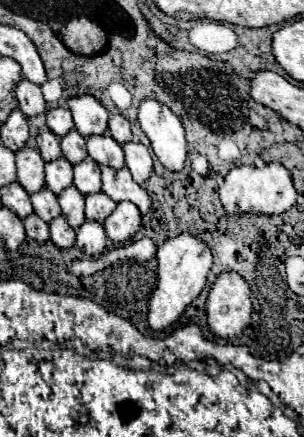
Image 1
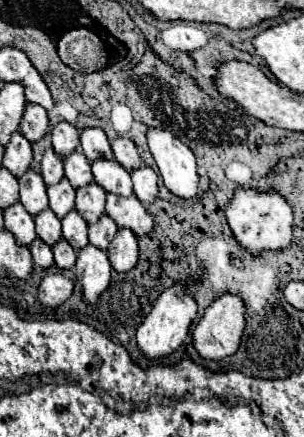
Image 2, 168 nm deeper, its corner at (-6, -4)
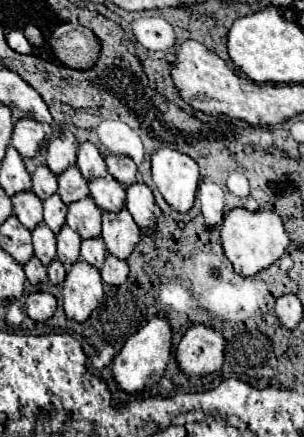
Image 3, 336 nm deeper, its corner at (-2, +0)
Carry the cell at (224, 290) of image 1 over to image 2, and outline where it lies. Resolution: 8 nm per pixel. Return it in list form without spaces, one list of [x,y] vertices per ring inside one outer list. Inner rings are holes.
[[[224,293],[218,299],[214,299],[212,305],[206,307],[202,321],[194,329],[194,347],[198,349],[198,353],[204,359],[220,361],[220,359],[236,353],[236,349],[240,347],[244,327],[246,327],[246,305],[244,305],[244,301],[238,295]]]

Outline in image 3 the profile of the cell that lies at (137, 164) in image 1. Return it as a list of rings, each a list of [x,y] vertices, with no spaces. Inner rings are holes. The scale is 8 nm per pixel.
[[[134,183],[126,187],[126,209],[130,211],[142,233],[154,233],[154,195],[144,183]]]

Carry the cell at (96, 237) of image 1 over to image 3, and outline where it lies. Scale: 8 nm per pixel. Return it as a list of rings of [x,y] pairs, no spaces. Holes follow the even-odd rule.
[[[76,261],[62,285],[64,313],[68,319],[84,323],[104,297],[104,285],[98,269],[90,269],[86,261]]]

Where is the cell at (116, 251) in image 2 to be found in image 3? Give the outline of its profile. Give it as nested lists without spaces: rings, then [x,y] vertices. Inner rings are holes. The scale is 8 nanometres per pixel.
[[[106,257],[104,261],[104,267],[100,269],[100,275],[102,275],[102,281],[110,287],[118,287],[126,281],[128,277],[128,263],[126,261],[118,261],[116,257]]]

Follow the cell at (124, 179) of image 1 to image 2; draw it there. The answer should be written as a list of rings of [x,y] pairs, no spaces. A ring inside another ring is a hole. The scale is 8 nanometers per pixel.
[[[108,193],[106,213],[116,221],[118,227],[128,227],[138,237],[150,233],[154,227],[154,217],[146,211],[146,207],[138,201],[136,195],[120,197],[116,193]]]

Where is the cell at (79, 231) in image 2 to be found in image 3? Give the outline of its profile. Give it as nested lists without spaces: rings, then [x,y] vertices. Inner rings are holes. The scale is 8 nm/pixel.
[[[68,225],[62,227],[60,235],[58,235],[58,261],[62,261],[64,269],[68,271],[76,261],[78,261],[78,255],[80,255],[80,237],[78,233],[74,233]]]

